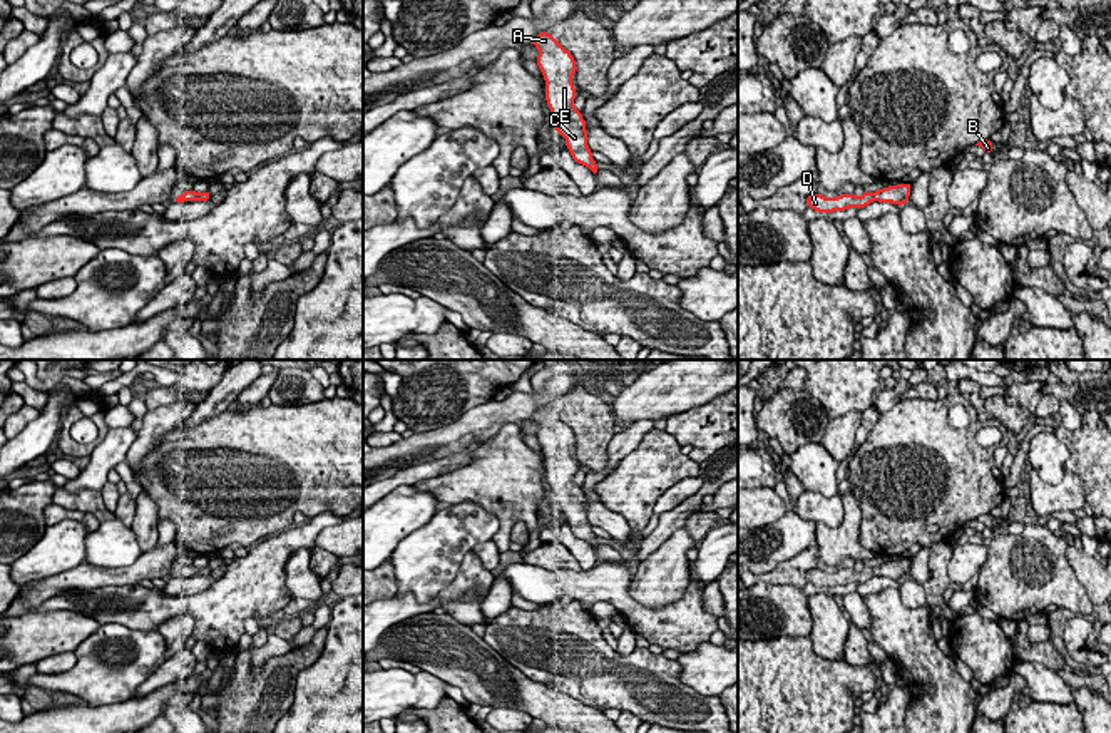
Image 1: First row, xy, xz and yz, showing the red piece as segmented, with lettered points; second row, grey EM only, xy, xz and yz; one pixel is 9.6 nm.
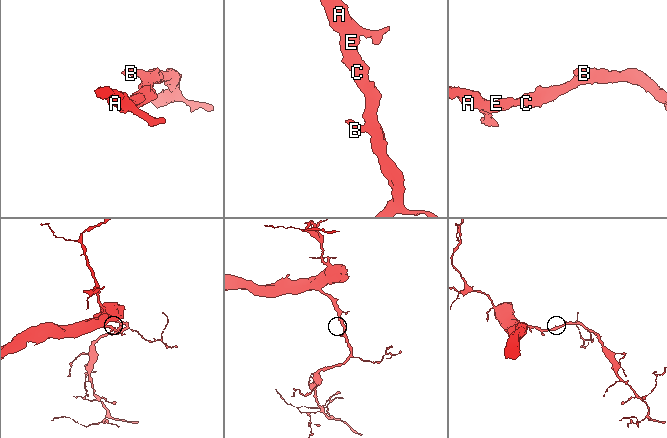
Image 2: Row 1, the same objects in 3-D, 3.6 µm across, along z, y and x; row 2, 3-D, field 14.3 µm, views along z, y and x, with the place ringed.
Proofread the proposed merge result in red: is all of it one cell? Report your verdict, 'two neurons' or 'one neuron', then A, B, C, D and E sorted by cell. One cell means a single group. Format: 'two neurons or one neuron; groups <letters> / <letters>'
one neuron; groups A B C D E

